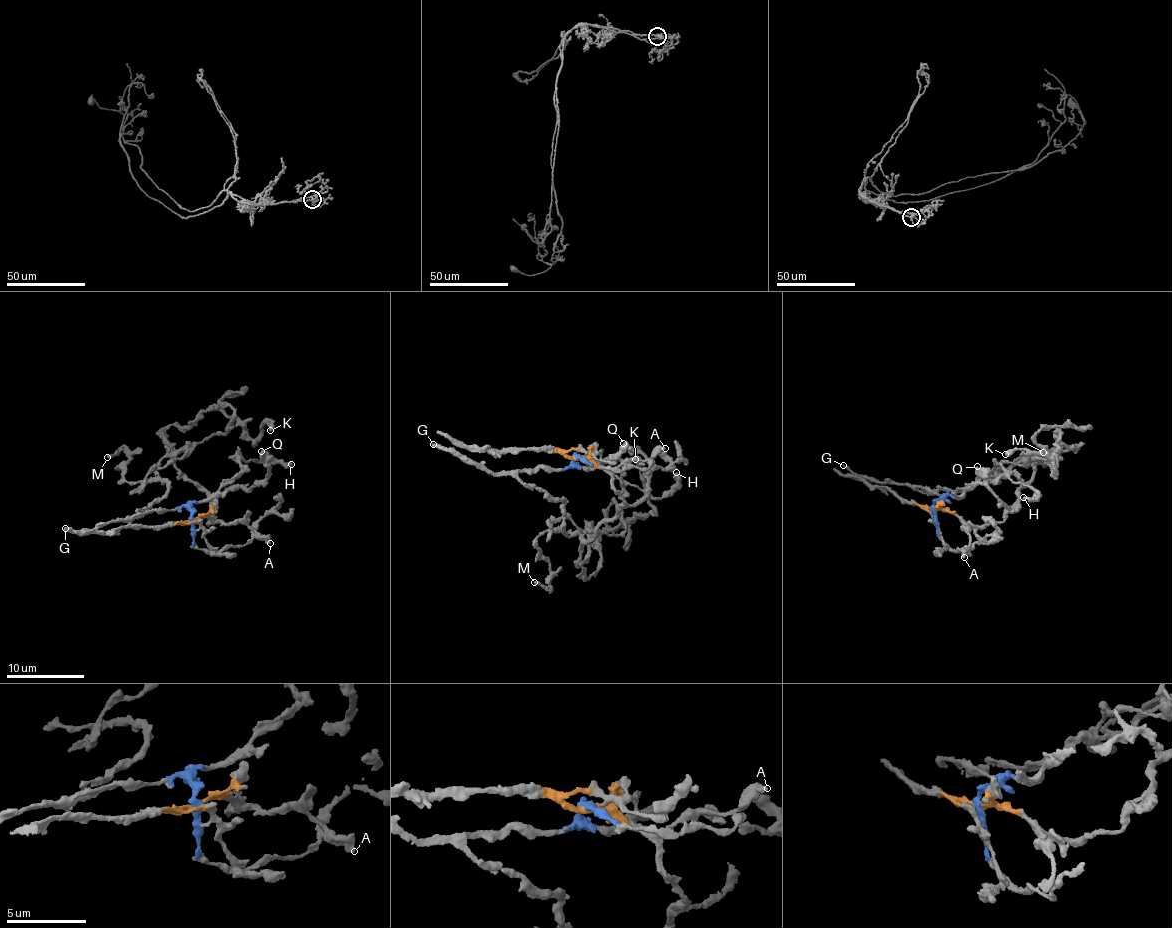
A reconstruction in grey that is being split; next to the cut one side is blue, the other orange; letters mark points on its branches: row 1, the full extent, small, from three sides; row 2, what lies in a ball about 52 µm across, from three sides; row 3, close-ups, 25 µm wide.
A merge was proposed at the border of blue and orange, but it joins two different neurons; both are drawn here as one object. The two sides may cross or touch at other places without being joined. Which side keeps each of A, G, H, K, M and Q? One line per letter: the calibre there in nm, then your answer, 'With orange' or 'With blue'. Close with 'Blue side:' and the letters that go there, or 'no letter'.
A: Thickness 480 nm. With orange
G: Thickness 280 nm. With blue
H: Thickness 500 nm. With blue
K: Thickness 500 nm. With orange
M: Thickness 320 nm. With blue
Q: Thickness 550 nm. With orange
Blue side: G, H, M

